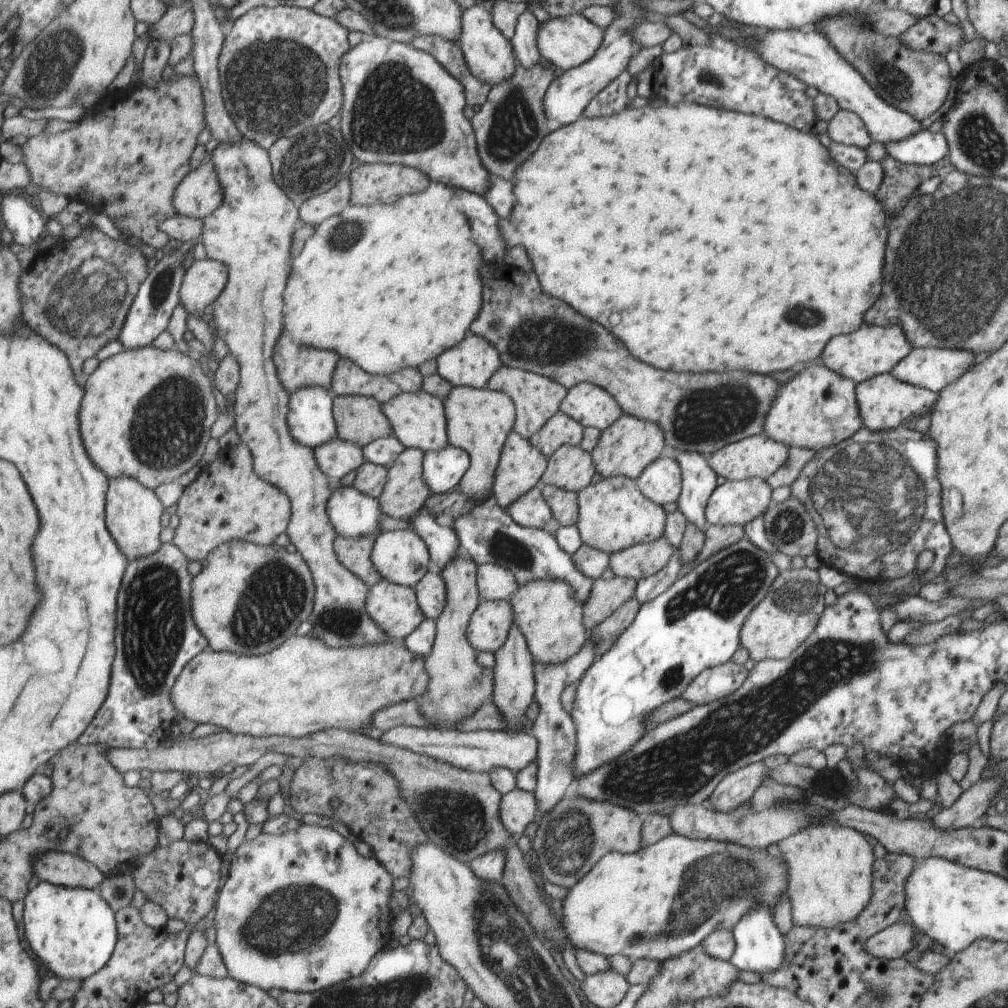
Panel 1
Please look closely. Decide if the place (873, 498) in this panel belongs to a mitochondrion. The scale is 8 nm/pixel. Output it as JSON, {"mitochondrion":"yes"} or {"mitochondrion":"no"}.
{"mitochondrion":"yes"}

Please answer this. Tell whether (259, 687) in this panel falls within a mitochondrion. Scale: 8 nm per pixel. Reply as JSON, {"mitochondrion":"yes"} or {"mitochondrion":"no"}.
{"mitochondrion":"no"}

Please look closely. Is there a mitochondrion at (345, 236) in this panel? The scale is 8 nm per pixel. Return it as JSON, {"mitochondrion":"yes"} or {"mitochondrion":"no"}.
{"mitochondrion":"yes"}

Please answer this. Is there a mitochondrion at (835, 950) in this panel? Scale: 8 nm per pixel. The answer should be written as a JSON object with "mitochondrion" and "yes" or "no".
{"mitochondrion":"no"}

